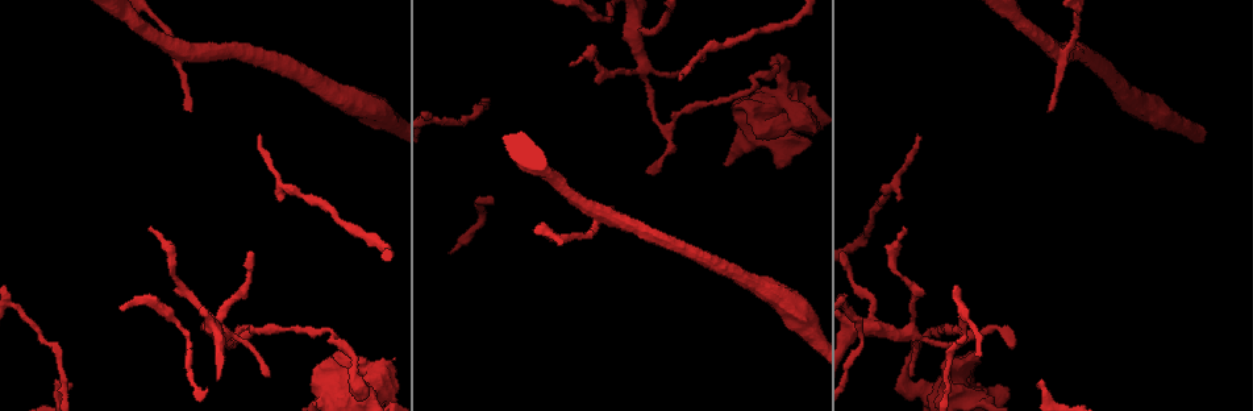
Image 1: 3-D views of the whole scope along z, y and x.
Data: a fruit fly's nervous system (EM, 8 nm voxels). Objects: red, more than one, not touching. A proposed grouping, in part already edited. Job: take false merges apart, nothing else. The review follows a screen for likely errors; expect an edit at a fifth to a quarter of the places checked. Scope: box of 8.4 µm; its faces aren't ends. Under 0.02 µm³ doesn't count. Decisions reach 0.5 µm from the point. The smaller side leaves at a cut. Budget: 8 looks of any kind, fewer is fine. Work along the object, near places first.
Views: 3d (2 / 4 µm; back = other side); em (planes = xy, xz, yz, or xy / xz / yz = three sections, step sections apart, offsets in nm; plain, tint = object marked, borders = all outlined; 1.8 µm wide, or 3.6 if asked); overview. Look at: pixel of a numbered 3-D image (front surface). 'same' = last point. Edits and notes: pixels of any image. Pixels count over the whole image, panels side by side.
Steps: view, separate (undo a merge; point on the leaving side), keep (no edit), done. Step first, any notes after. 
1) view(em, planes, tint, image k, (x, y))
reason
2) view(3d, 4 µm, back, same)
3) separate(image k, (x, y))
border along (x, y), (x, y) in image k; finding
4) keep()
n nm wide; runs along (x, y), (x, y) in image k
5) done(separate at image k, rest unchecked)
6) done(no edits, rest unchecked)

view(em, planes, tint, image 1, (245, 334))
abrupt turn

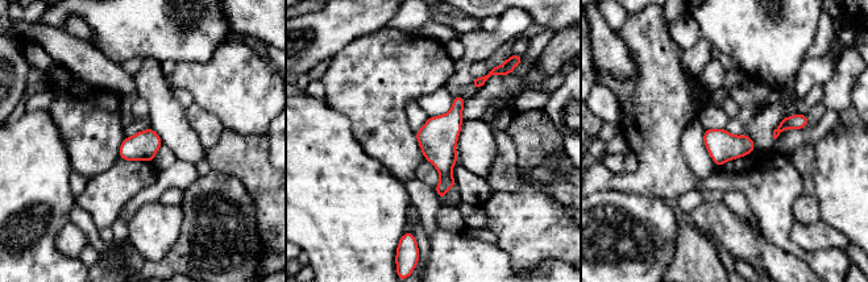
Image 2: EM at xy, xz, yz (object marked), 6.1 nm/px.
keep()
all the same neuron

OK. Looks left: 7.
view(em, 3.6 µm, xy, step 8, plain, image 1, (955, 382))
two arms at a narrow angle

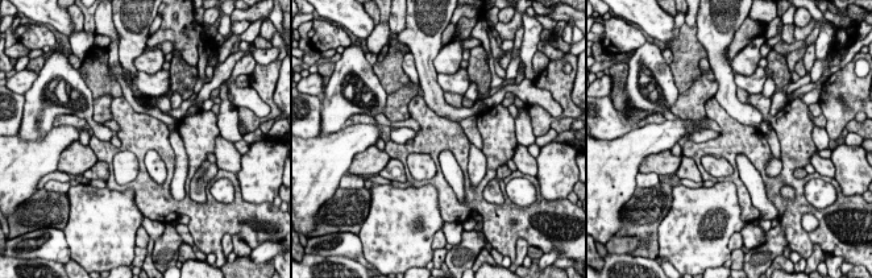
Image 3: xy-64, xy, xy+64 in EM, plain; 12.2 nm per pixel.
view(em, 3.6 µm, xy, step 8, tint, same)

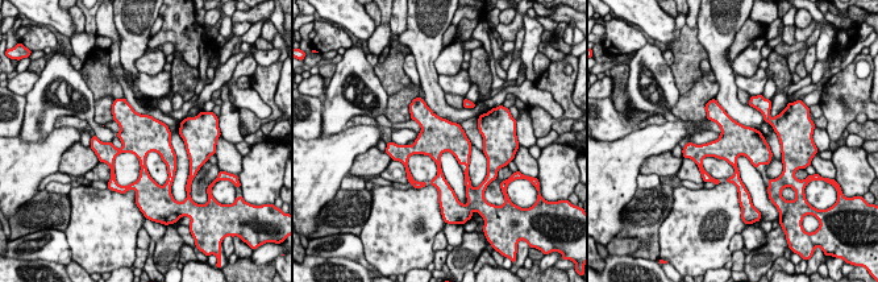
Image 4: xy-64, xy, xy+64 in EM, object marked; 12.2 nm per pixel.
keep()
one neuron here

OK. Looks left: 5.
view(em, yz, step 4, tint, image 1, (181, 50))
thick turns thin

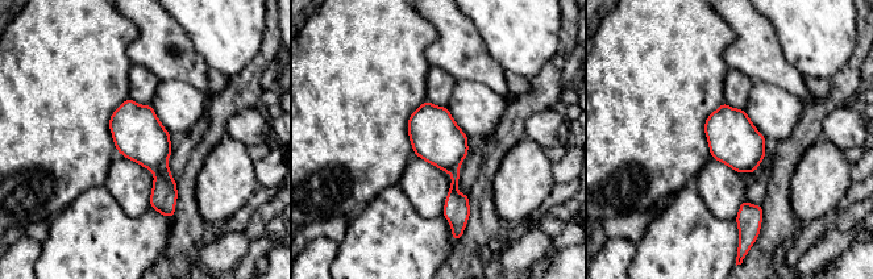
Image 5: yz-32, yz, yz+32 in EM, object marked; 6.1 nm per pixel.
view(em, xy, step 16, tint, same)
another direction

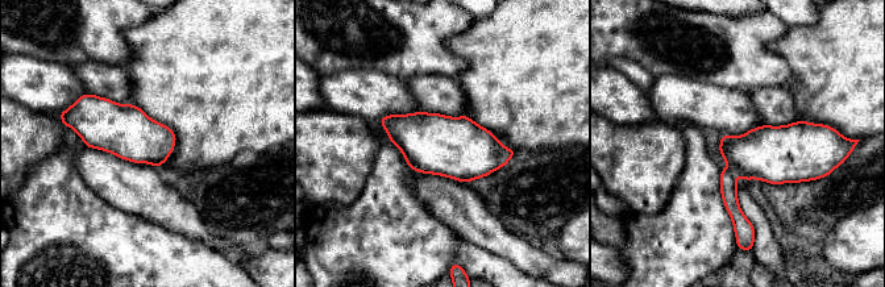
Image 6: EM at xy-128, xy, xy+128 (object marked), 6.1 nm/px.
separate(image 6, (728, 187))
280 nm wide; the part that leaves runs along (724, 171), (731, 206), (743, 223) in image 6; two neurons meet here

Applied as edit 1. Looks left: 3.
done(separate at image 6, rest unchecked)

